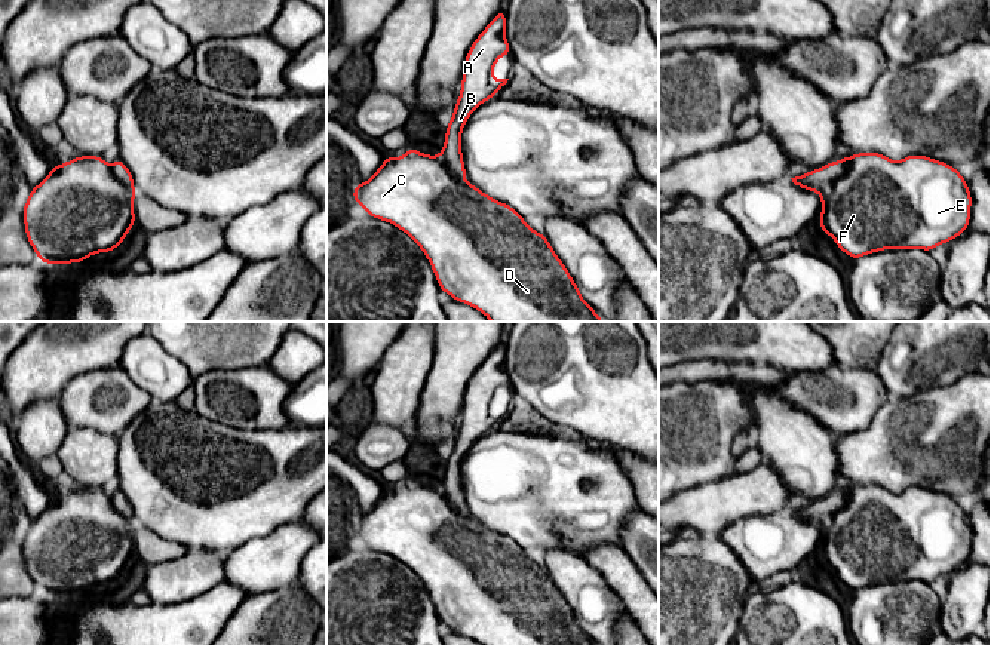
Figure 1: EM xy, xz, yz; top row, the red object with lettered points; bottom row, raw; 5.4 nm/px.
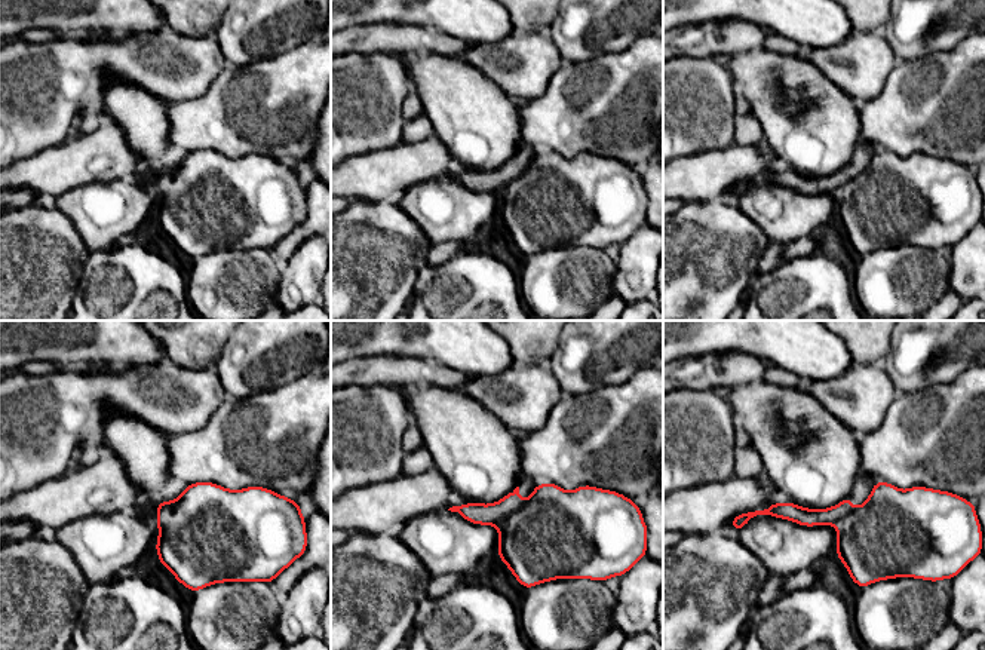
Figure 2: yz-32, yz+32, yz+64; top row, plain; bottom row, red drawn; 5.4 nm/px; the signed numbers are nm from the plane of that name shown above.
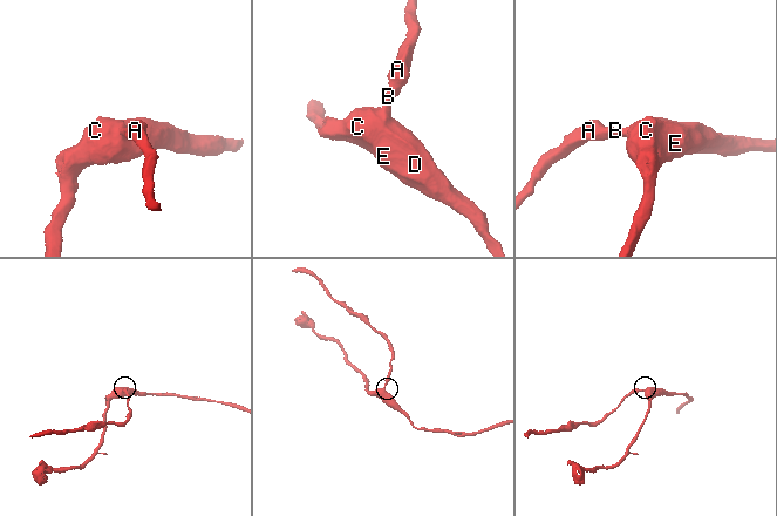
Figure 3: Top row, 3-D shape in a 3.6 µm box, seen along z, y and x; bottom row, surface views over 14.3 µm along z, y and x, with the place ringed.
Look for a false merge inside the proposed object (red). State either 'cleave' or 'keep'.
cleave

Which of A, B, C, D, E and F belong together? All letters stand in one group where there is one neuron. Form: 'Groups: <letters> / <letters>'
Groups: A B / C D E F

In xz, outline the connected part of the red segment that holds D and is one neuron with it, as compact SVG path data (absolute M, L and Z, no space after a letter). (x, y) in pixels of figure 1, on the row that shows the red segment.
M411 147L401 157L384 157L369 181L353 188L353 197L369 216L390 222L406 233L424 252L442 292L464 302L491 322L604 322L583 300L564 262L544 234L533 230L512 206L457 179L442 156L429 156Z

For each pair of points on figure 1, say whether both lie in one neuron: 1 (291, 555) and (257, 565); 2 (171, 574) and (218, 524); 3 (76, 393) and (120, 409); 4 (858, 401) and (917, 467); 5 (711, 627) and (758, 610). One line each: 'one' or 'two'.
1: one
2: two
3: one
4: two
5: two

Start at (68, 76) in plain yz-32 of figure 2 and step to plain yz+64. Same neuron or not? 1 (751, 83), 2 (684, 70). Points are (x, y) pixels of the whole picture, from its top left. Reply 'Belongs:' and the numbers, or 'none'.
Belongs: 2

